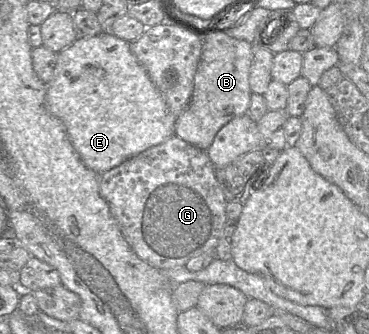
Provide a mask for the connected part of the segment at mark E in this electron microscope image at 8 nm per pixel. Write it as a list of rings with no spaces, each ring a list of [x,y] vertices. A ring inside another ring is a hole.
[[[111,32],[76,39],[58,52],[53,78],[46,85],[46,109],[63,122],[82,162],[98,174],[119,166],[175,135],[177,116],[169,109],[146,70],[131,52],[130,43]]]

